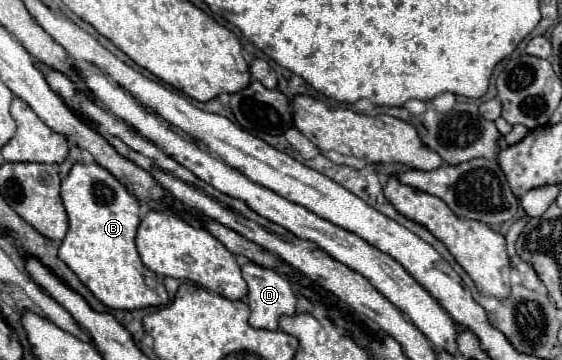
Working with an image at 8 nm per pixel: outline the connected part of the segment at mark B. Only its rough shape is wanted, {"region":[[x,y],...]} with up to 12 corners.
{"region":[[101,165],[61,183],[61,261],[109,309],[169,303],[139,203]]}

